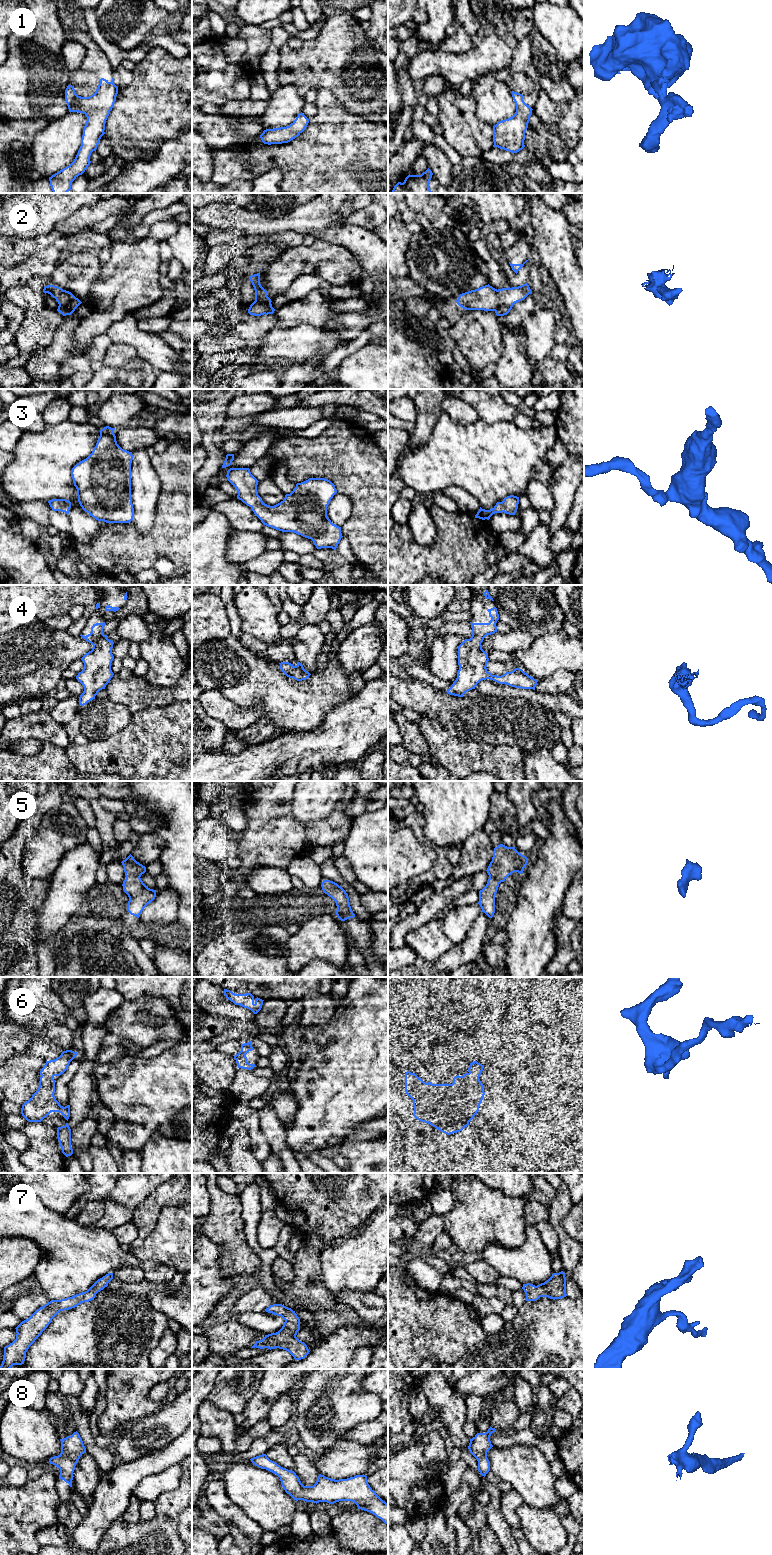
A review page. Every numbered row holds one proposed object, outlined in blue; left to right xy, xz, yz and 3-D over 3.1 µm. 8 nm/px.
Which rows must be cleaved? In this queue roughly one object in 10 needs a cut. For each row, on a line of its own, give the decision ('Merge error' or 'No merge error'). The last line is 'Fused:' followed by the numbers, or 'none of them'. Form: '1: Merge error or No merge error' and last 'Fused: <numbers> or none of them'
1: No merge error
2: No merge error
3: No merge error
4: No merge error
5: No merge error
6: No merge error
7: No merge error
8: No merge error
Fused: none of them

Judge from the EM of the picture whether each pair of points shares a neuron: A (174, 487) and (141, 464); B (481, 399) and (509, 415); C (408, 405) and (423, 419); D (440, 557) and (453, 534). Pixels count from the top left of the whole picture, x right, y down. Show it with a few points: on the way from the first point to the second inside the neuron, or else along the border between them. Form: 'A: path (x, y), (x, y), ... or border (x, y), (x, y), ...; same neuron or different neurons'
A: border (150, 457), (150, 463), (160, 482), (158, 499); different neurons
B: path (488, 406), (491, 409), (502, 412); same neuron
C: border (413, 399), (415, 407), (414, 422); different neurons
D: path (446, 553), (453, 546), (453, 540); same neuron

